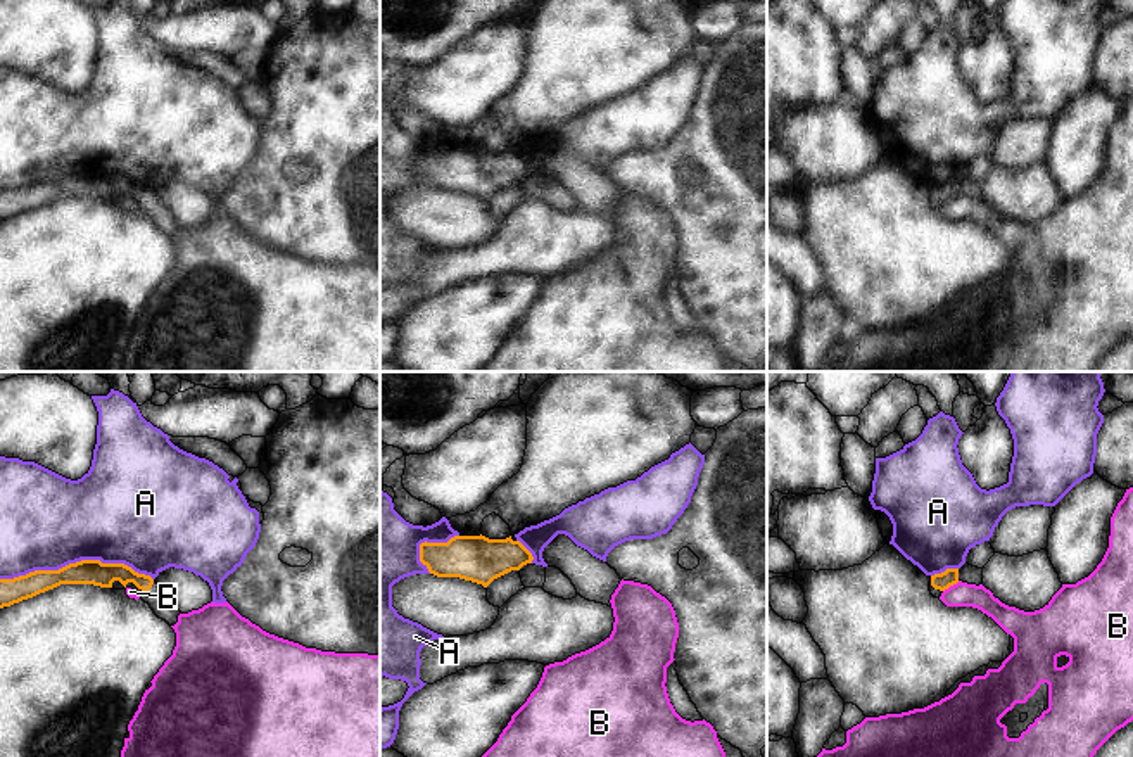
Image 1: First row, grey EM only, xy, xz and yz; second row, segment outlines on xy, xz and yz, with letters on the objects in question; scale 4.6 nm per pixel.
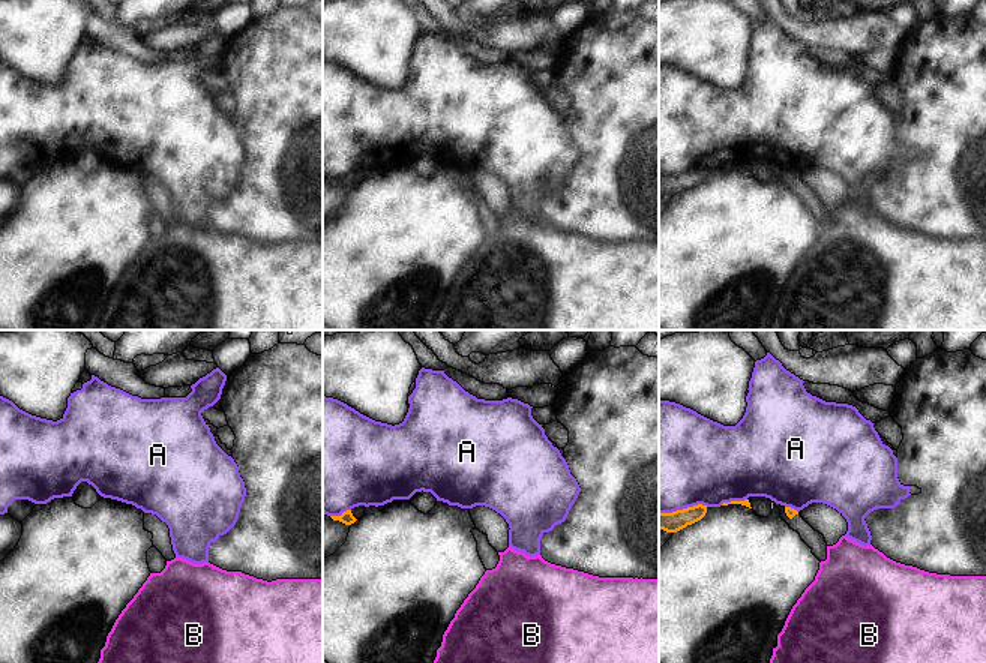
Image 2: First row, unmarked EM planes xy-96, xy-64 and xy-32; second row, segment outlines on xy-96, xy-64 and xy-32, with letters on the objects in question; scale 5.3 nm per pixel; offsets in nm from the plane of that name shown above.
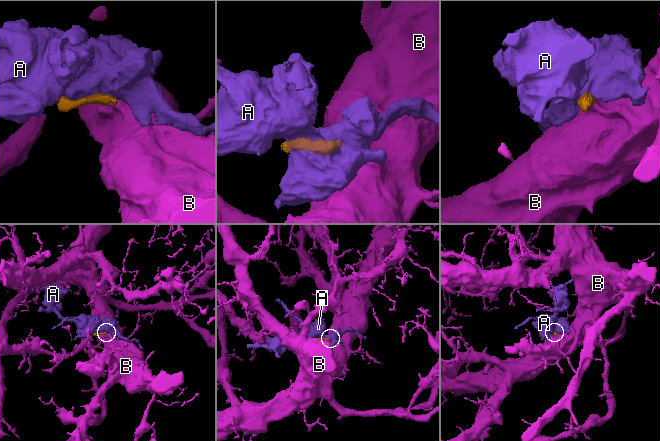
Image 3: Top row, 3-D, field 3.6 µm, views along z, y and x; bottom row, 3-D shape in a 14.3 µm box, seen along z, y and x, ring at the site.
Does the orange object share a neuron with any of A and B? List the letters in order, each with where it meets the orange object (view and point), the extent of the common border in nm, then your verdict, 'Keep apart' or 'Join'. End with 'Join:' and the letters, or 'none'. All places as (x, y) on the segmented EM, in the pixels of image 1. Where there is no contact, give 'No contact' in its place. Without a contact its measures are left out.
A: Touches orange at xy (76, 562). Shared border 700 nm. Keep apart
B: Touches orange at yz (950, 585). Shared border 90 nm. Keep apart
Join: none

